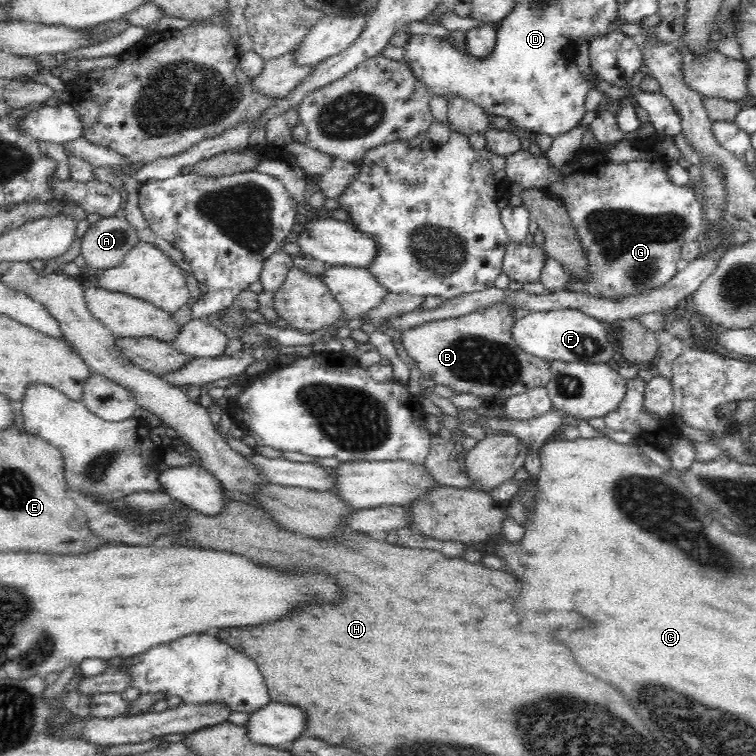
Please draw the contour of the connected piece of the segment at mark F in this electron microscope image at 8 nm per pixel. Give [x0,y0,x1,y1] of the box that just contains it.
[511,310,614,363]

